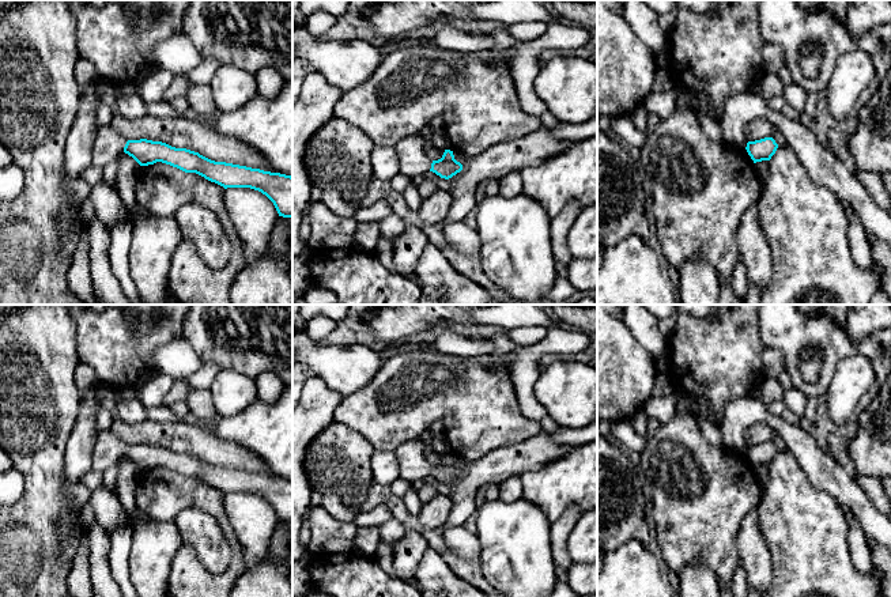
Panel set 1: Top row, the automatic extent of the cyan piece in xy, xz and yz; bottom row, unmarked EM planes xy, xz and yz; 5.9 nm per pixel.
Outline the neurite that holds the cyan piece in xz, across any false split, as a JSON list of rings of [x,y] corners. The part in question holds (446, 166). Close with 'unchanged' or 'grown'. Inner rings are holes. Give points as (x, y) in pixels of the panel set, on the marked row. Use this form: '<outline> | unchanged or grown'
[[[419,131],[396,144],[399,174],[414,178],[433,171],[441,178],[449,180],[463,170],[463,165],[454,159],[450,150],[445,150],[441,159],[431,162],[424,154],[423,143],[424,137],[422,131]]] | grown

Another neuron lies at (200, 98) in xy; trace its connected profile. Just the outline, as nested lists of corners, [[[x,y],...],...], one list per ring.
[[[192,84],[185,97],[190,105],[190,109],[196,112],[197,118],[211,122],[211,118],[216,110],[211,84]]]

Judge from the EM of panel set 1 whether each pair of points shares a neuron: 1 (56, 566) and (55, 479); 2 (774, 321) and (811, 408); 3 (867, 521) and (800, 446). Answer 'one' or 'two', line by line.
1: one
2: two
3: one

